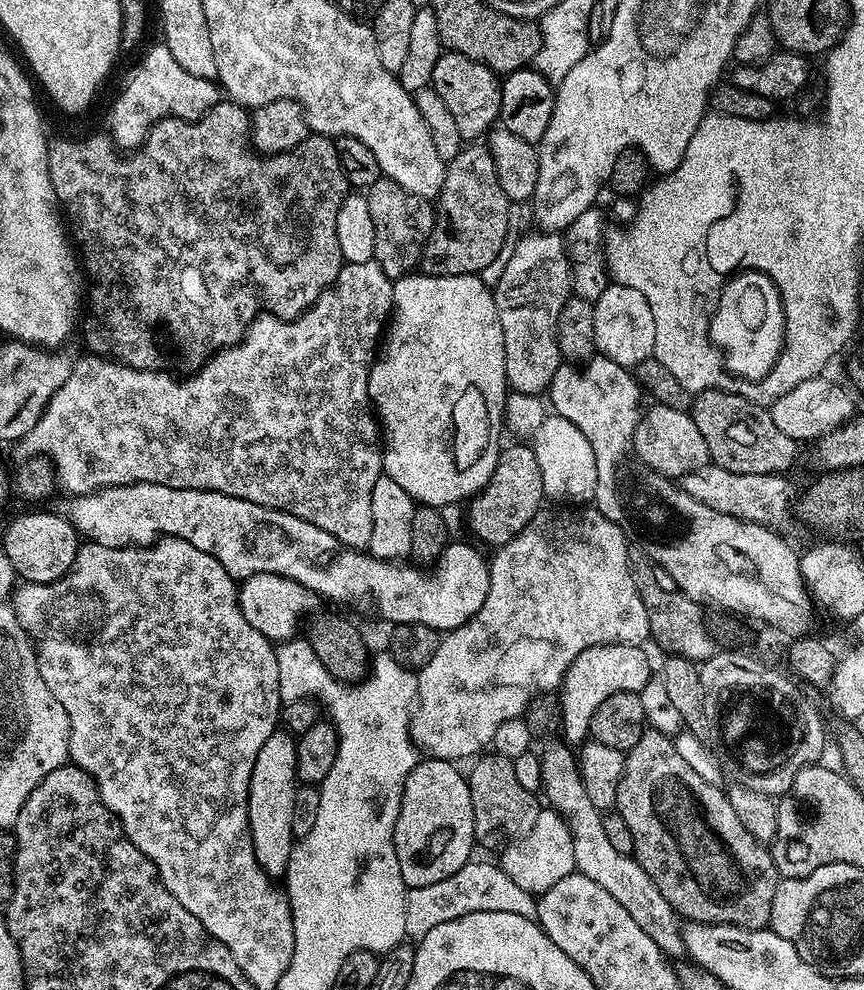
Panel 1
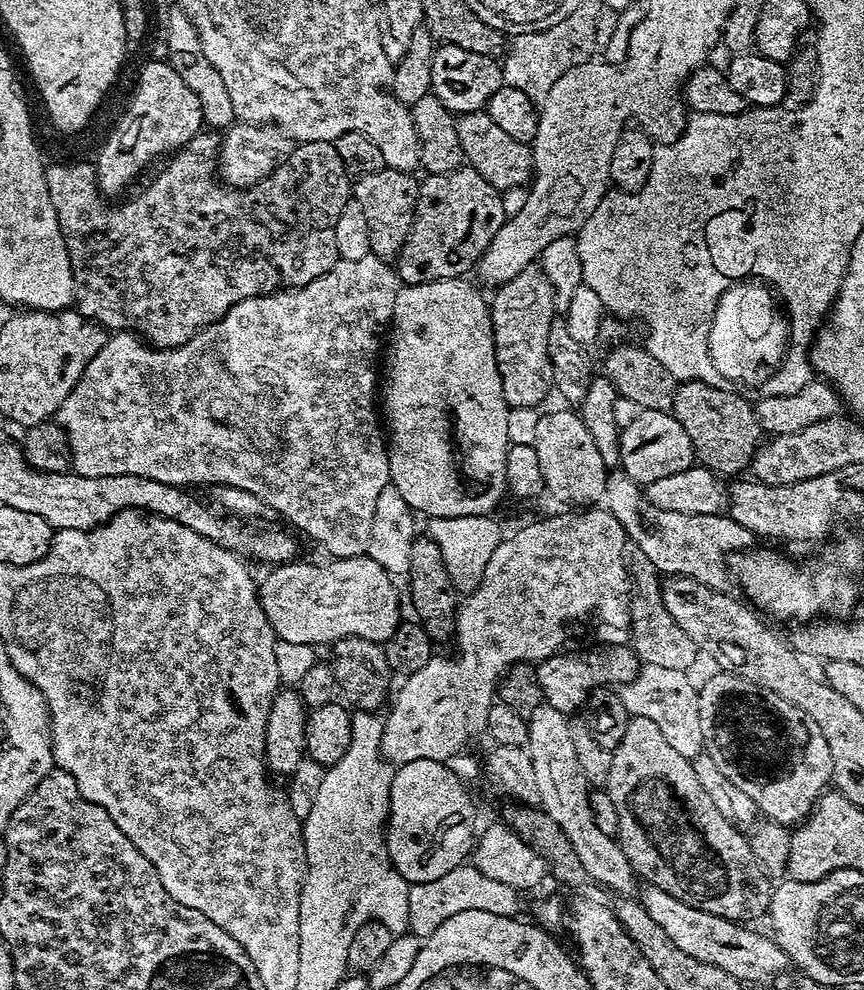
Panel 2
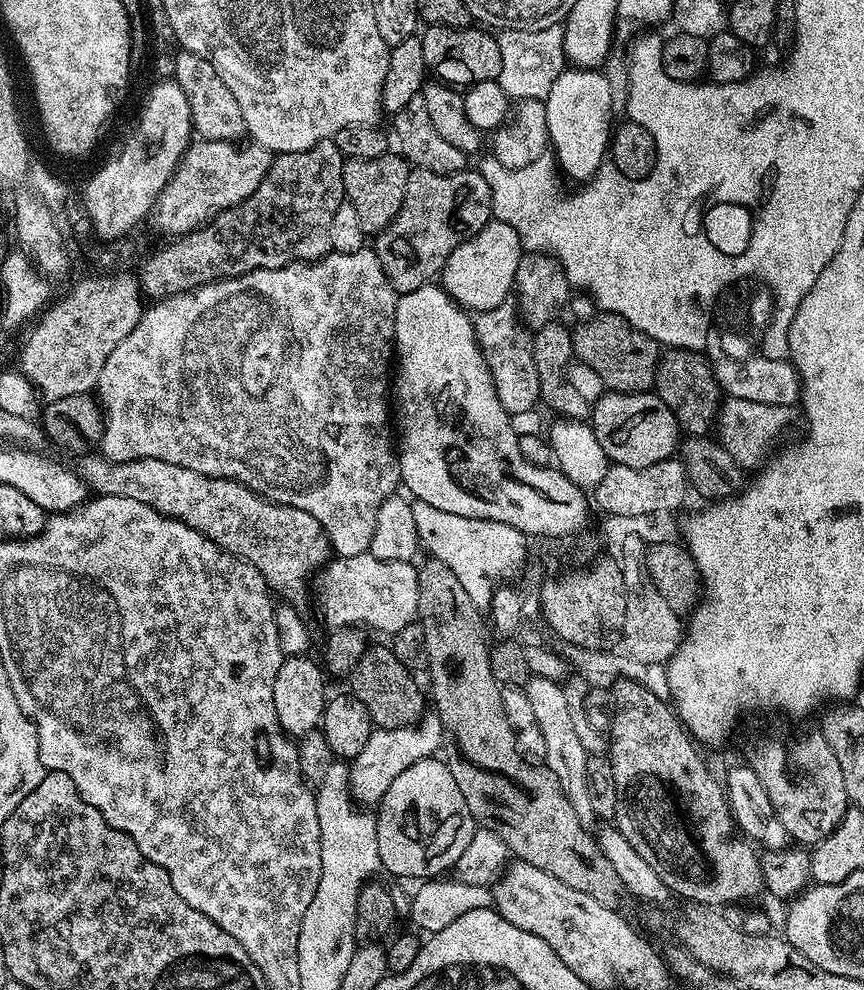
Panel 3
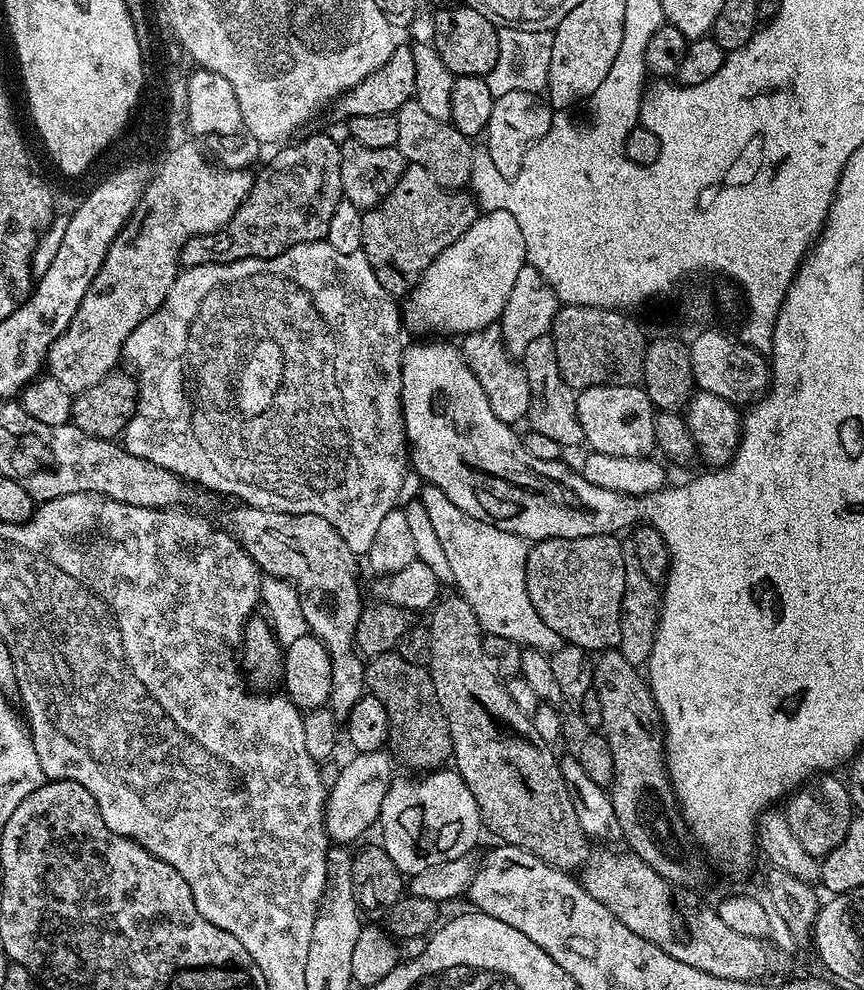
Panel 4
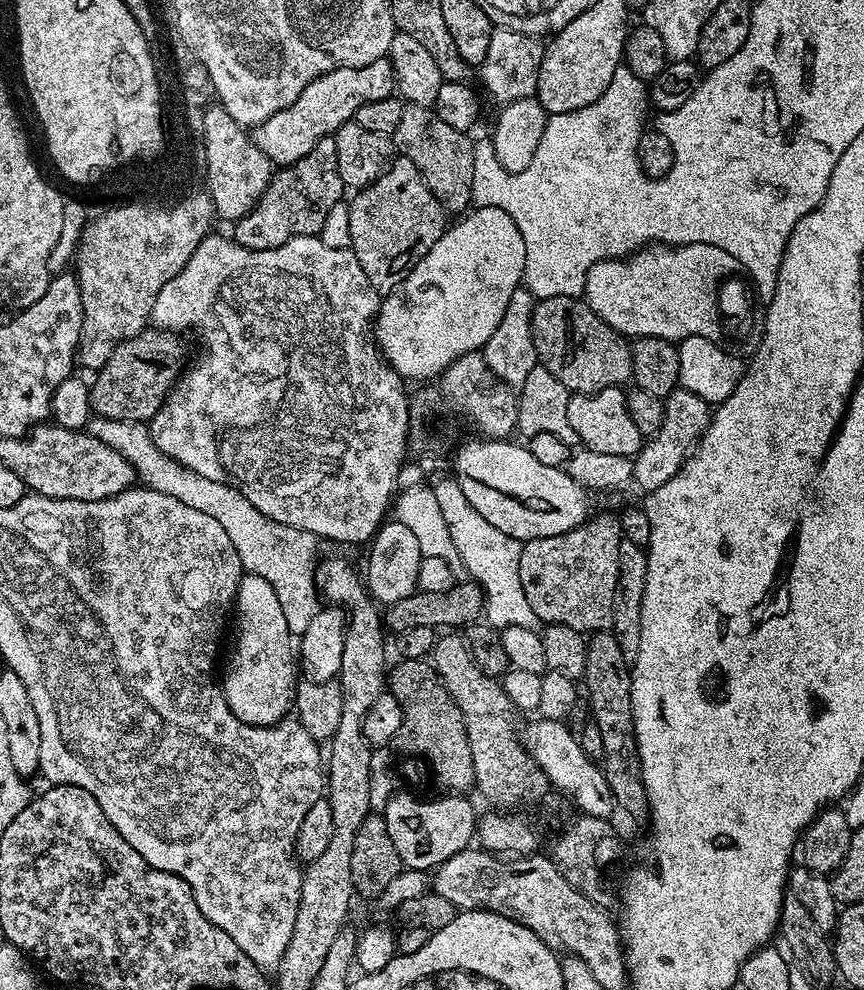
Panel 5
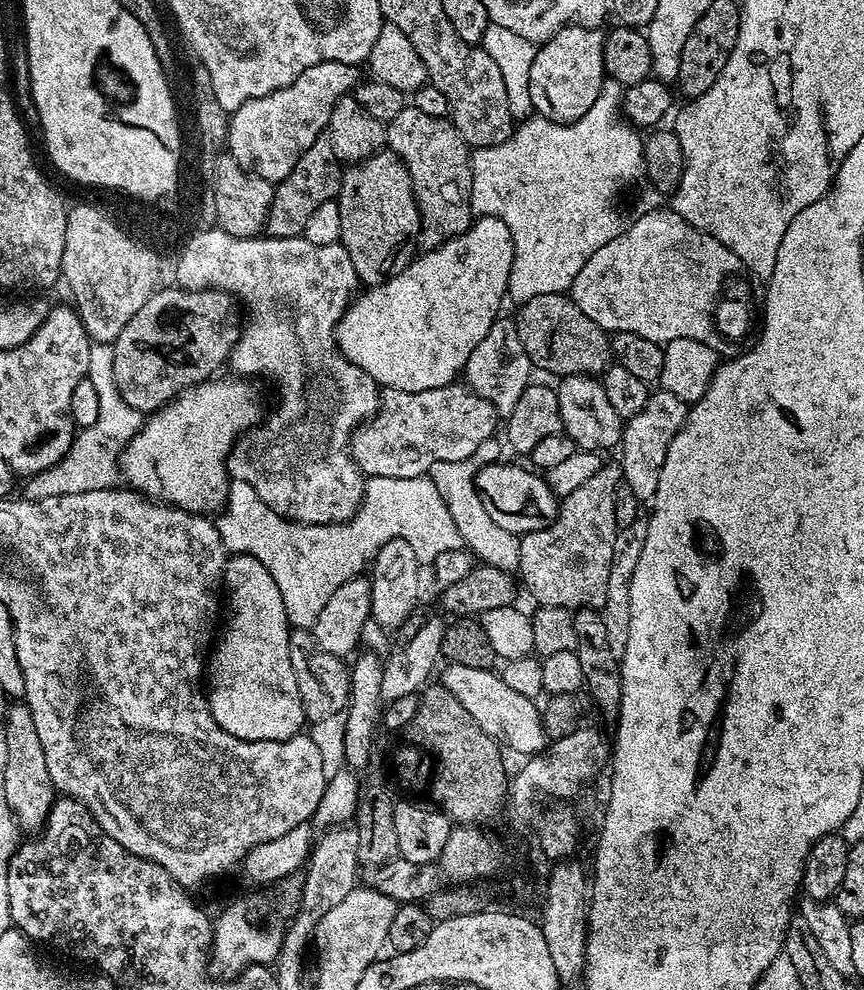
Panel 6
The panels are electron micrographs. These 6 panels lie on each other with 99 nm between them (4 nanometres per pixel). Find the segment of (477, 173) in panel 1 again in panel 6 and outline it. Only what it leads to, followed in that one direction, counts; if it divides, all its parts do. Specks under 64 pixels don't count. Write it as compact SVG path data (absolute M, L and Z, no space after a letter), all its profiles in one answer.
M381 150L370 158L361 160L359 164L345 167L340 178L338 199L342 210L340 243L346 254L350 254L350 262L354 262L359 283L364 286L384 284L390 278L402 274L402 270L406 270L406 266L412 263L418 252L417 241L413 238L420 235L420 207L412 189L410 174L399 154Z

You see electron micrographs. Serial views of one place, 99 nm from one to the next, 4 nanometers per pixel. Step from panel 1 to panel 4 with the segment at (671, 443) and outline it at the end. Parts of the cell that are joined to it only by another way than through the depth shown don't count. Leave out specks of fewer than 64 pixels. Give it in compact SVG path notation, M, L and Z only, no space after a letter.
M594 385L578 392L578 422L582 422L584 444L593 452L614 454L618 458L647 457L656 448L656 413L643 387L632 385Z

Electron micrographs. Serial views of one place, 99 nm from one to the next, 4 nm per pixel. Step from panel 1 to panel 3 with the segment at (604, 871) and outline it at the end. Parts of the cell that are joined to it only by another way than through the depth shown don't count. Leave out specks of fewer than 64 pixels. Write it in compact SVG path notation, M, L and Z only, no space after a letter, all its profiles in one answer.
M532 675L523 687L526 698L530 698L530 706L534 710L534 725L542 732L545 742L545 754L542 757L553 778L560 783L564 797L574 806L581 820L588 822L593 819L590 808L589 795L586 794L586 764L588 751L582 746L574 722L570 719L570 706L566 706L566 694L557 681L550 678Z

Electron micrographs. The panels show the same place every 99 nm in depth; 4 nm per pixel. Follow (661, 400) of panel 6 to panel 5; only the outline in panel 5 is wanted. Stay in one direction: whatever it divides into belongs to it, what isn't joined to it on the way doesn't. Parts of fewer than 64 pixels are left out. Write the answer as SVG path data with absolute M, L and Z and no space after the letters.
M677 386L668 396L663 397L663 402L664 417L658 430L645 439L644 445L632 460L635 487L640 487L641 493L644 494L658 490L658 486L666 486L666 482L670 482L670 478L674 478L674 474L680 472L689 452L712 421L713 409L710 405L681 386Z

